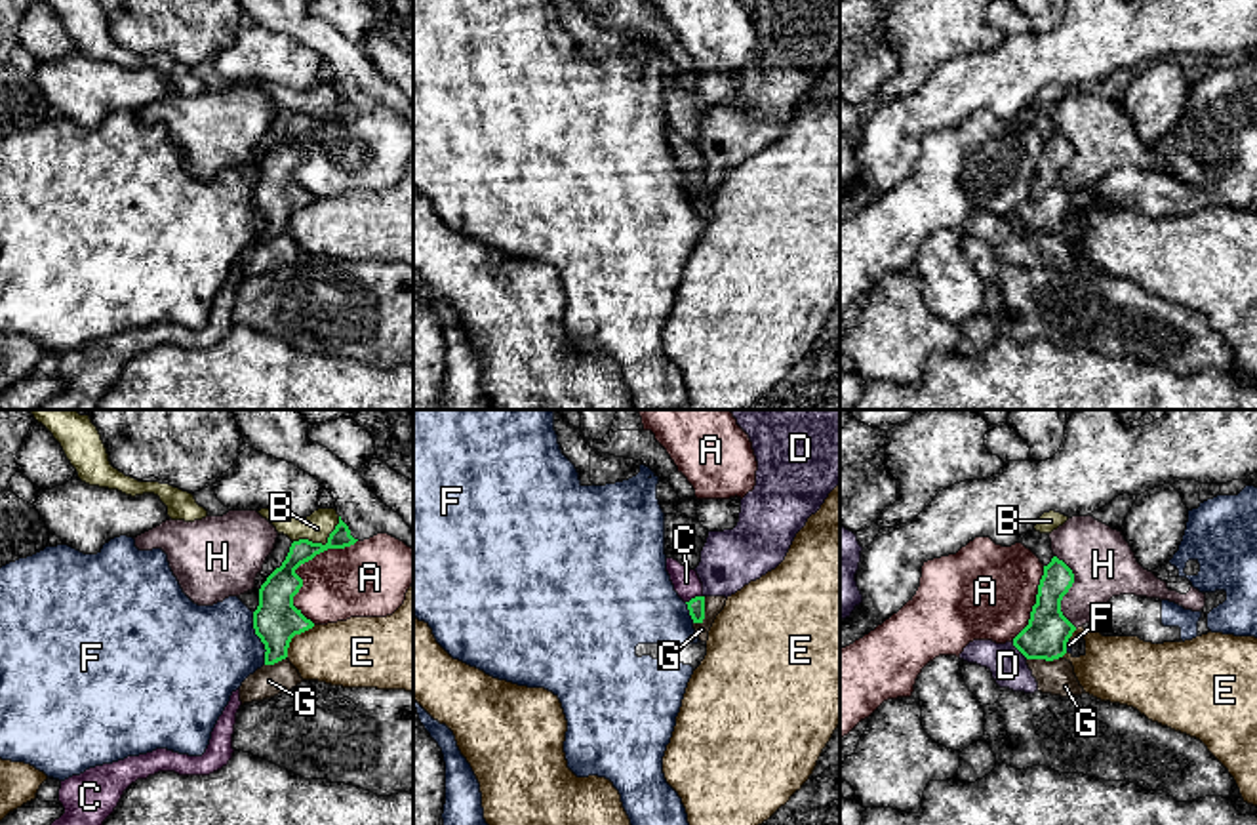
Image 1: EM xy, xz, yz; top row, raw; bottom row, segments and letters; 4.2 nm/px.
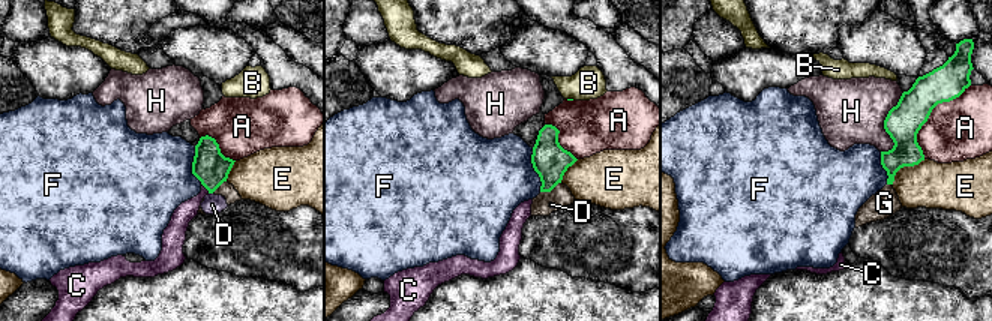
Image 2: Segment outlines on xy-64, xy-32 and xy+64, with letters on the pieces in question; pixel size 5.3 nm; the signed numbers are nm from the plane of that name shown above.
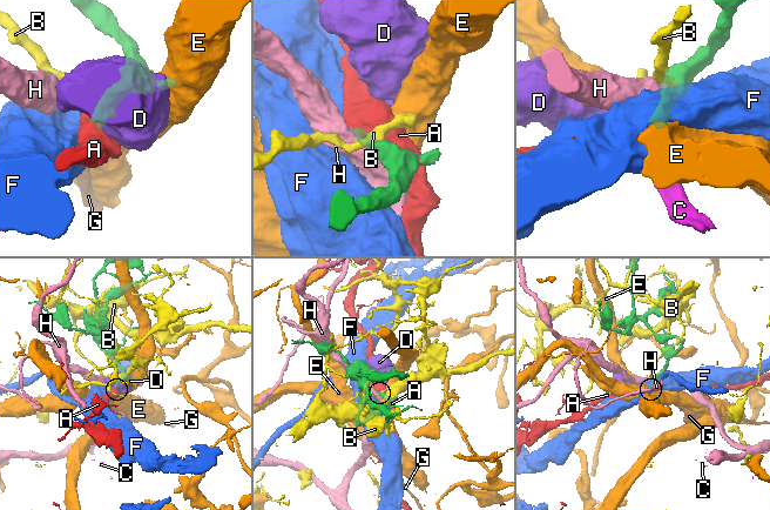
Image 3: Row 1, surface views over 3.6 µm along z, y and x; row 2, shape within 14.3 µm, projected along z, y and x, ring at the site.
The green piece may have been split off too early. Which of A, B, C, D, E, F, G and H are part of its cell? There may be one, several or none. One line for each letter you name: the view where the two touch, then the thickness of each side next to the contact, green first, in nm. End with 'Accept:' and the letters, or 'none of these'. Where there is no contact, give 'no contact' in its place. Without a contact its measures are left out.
C: meets green in xz; 70 nm thick on the green side, 120 nm on the other
Accept: C

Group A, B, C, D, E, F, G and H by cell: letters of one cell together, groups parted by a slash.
A / B / C / D G / E / F / H

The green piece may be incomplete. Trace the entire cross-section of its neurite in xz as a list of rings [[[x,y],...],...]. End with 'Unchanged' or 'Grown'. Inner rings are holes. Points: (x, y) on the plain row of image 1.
[[[667,131],[667,145],[674,158],[674,164],[688,177],[693,196],[703,196],[705,170],[703,170],[703,156],[699,152],[697,145],[682,139],[674,131]]]. Grown

